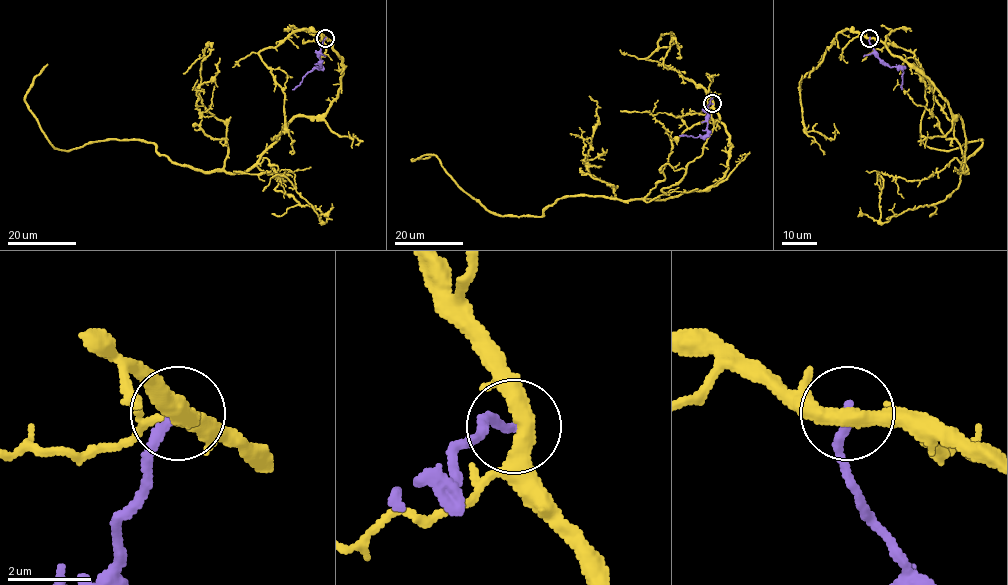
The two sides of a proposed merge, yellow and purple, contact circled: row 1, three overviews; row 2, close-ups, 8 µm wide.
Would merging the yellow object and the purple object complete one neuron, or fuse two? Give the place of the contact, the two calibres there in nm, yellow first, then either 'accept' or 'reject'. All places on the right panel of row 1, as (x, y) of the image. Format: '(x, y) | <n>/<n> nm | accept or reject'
(869, 38) | 420/240 nm | reject

